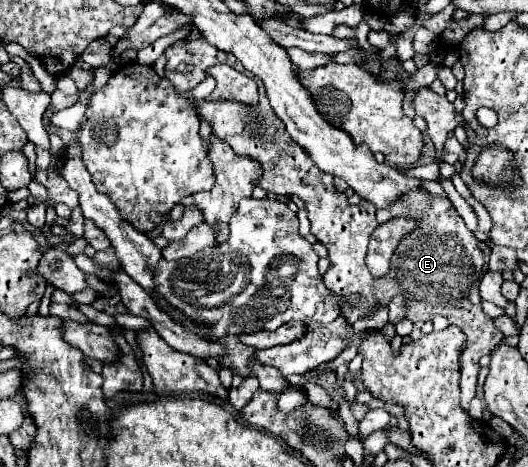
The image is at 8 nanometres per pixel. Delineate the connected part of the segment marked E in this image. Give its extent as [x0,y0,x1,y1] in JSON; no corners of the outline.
[164,40,504,410]

